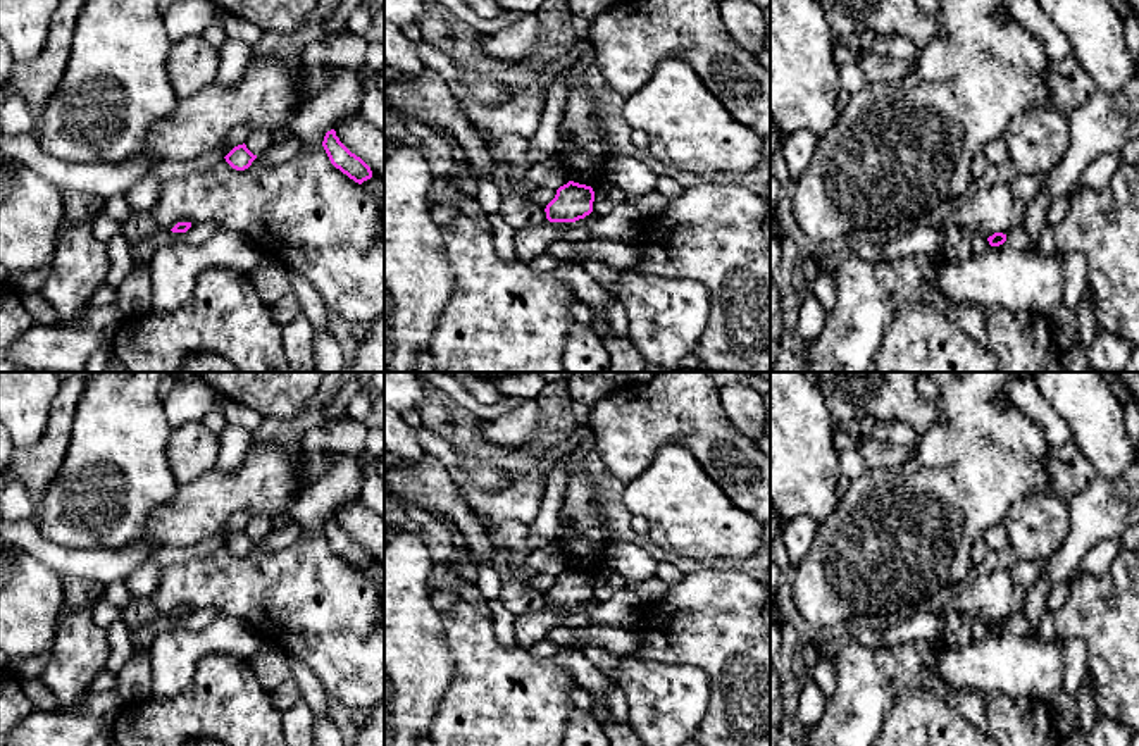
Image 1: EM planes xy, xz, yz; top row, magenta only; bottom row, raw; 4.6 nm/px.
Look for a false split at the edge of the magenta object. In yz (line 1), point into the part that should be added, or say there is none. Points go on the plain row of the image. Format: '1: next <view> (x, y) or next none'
1: next none

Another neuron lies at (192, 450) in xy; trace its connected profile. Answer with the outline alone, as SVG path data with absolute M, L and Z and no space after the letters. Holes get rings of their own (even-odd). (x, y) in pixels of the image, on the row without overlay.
M190 422L171 431L165 458L177 484L186 484L215 467L219 438L203 424Z

